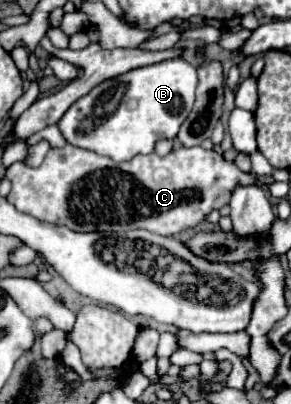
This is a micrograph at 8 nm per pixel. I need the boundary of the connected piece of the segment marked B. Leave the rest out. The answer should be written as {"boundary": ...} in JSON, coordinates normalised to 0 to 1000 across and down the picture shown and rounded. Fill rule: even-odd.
{"boundary":[[[570,146],[474,166],[330,210],[220,280],[199,314],[241,359],[364,384],[392,399],[509,384],[529,379],[550,344],[598,344],[612,334],[619,309],[660,275],[674,205],[674,166],[632,146]]]}

